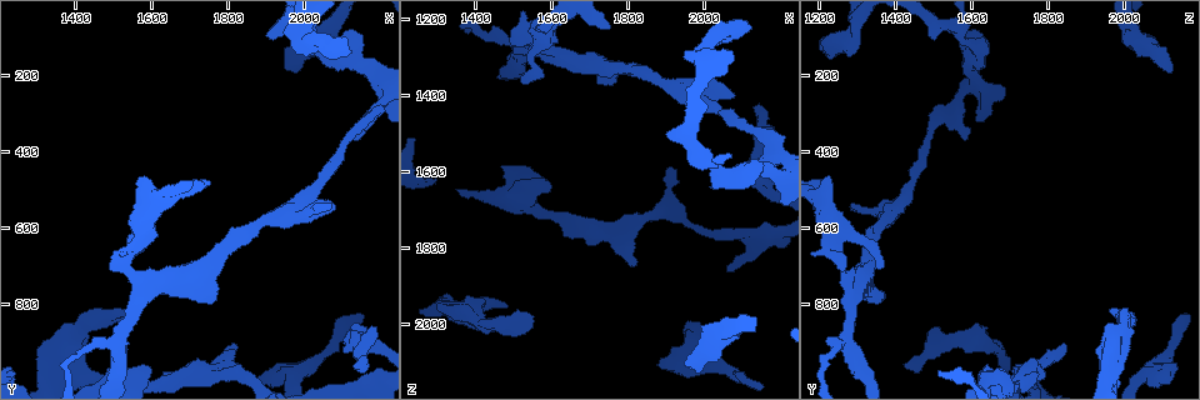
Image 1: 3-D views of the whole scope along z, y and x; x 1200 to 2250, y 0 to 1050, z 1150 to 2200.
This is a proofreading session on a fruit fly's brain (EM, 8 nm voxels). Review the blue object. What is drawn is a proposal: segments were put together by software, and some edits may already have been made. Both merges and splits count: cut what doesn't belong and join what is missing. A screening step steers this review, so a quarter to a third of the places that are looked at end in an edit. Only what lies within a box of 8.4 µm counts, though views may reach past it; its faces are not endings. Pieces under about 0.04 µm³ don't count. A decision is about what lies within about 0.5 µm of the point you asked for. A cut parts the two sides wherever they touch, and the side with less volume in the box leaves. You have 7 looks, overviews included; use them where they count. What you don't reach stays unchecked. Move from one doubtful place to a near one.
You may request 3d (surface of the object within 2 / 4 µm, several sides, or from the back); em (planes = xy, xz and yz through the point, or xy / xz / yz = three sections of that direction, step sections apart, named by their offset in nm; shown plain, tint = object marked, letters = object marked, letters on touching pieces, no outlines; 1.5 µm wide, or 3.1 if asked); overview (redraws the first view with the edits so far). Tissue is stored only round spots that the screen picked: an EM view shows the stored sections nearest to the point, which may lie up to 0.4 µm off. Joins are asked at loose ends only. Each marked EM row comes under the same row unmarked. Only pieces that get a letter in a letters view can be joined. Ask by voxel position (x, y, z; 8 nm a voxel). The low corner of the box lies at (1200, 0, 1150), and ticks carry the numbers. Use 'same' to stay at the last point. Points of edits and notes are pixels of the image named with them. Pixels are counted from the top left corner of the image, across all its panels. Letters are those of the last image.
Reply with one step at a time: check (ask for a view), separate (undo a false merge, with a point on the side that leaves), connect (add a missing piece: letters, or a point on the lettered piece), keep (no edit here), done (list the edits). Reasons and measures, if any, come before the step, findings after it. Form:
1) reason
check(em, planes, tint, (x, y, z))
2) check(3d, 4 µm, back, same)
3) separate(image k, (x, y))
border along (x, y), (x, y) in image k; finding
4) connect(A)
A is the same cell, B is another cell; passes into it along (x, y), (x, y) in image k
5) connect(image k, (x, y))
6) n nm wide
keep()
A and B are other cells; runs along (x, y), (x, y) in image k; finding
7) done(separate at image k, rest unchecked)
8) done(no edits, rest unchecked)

arms part here
check(3d, 4 µm, (1510, 885, 1270))

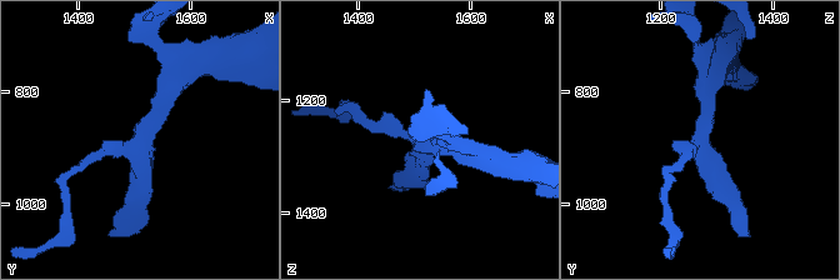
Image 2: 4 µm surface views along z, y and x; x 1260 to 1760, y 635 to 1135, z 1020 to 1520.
3 arms; arms of 170, 240, 280 nm; need the tissue
check(em, xy, step 8, letters, (1515, 885, 1275))

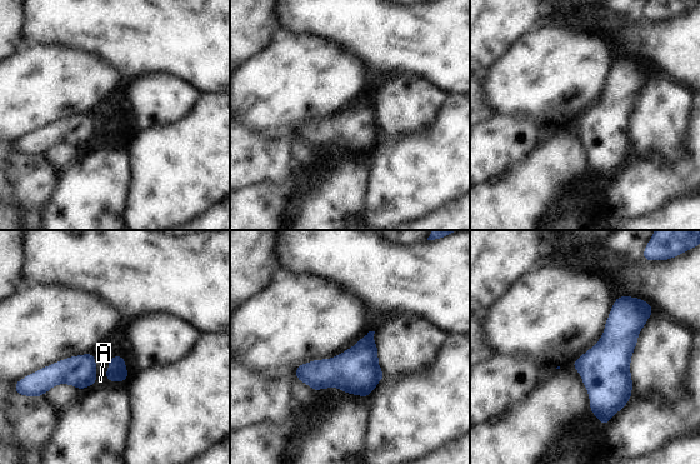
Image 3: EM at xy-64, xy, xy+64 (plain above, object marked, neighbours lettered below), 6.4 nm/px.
keep()
A is another cell; border along (98, 378), (91, 385) in image 3; all the same neuron

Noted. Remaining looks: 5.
thick end
check(em, planes, tint, (1765, 785, 1365))

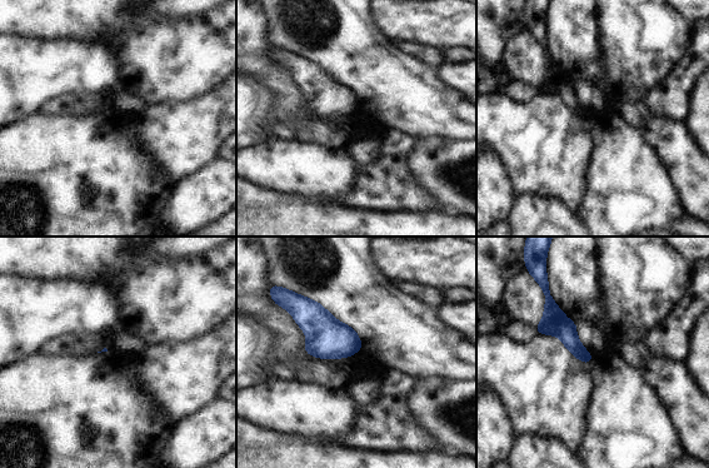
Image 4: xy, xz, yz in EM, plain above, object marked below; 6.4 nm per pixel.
check(em, planes, letters, same)

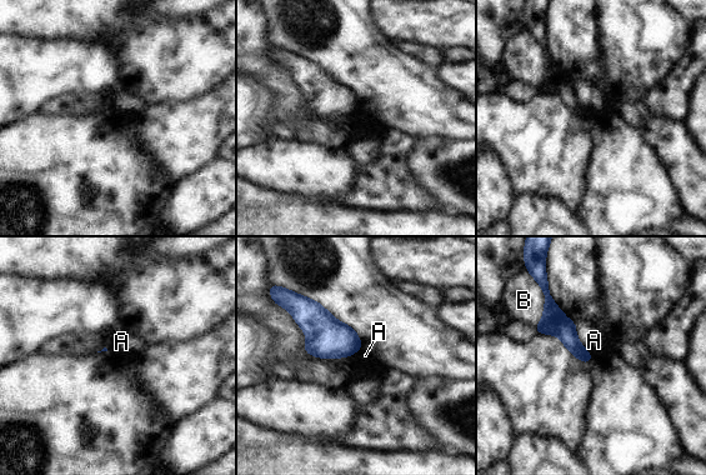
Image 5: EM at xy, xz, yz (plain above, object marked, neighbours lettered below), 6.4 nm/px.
keep()
A and B are other cells; none of them fits

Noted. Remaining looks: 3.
an open end
check(em, xz, step 4, letters, (2130, 965, 1430))

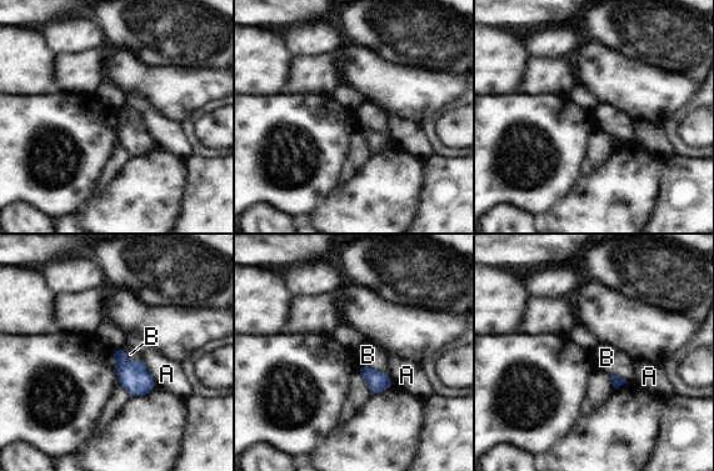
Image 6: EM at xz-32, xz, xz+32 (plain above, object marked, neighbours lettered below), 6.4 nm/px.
another direction
check(em, yz, step 8, letters, same)

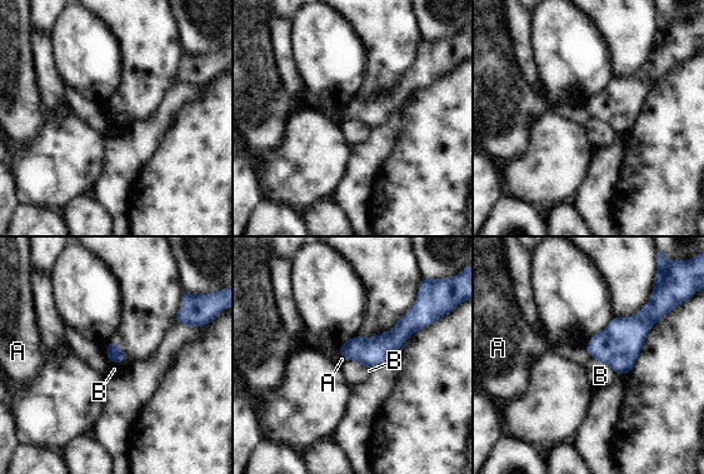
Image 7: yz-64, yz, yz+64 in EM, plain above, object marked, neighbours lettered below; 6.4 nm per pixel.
keep()
A and B are other cells; runs along (412, 320), (378, 350), (343, 350) in image 7; no lettered piece goes on from it

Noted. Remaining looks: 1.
done(no edits, rest unchecked)

